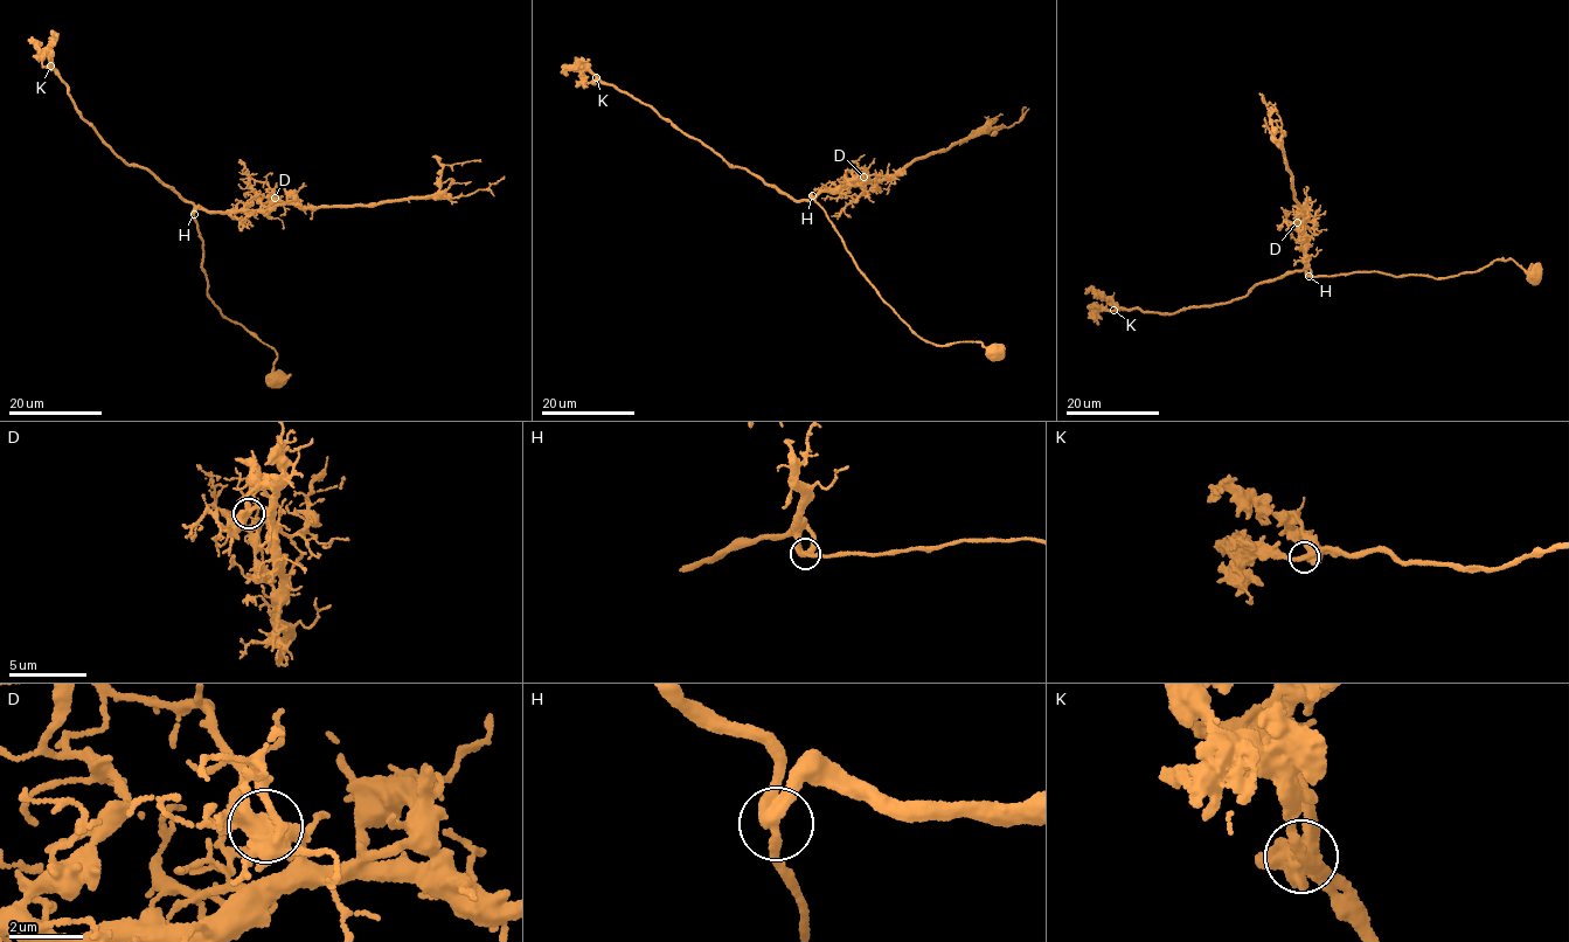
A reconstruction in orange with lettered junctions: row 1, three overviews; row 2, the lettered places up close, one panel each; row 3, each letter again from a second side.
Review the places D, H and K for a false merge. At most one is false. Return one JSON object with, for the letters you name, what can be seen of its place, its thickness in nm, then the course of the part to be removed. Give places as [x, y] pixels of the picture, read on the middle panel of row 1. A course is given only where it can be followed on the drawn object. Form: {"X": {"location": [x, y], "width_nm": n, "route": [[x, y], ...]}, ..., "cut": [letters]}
{"cut": []}

